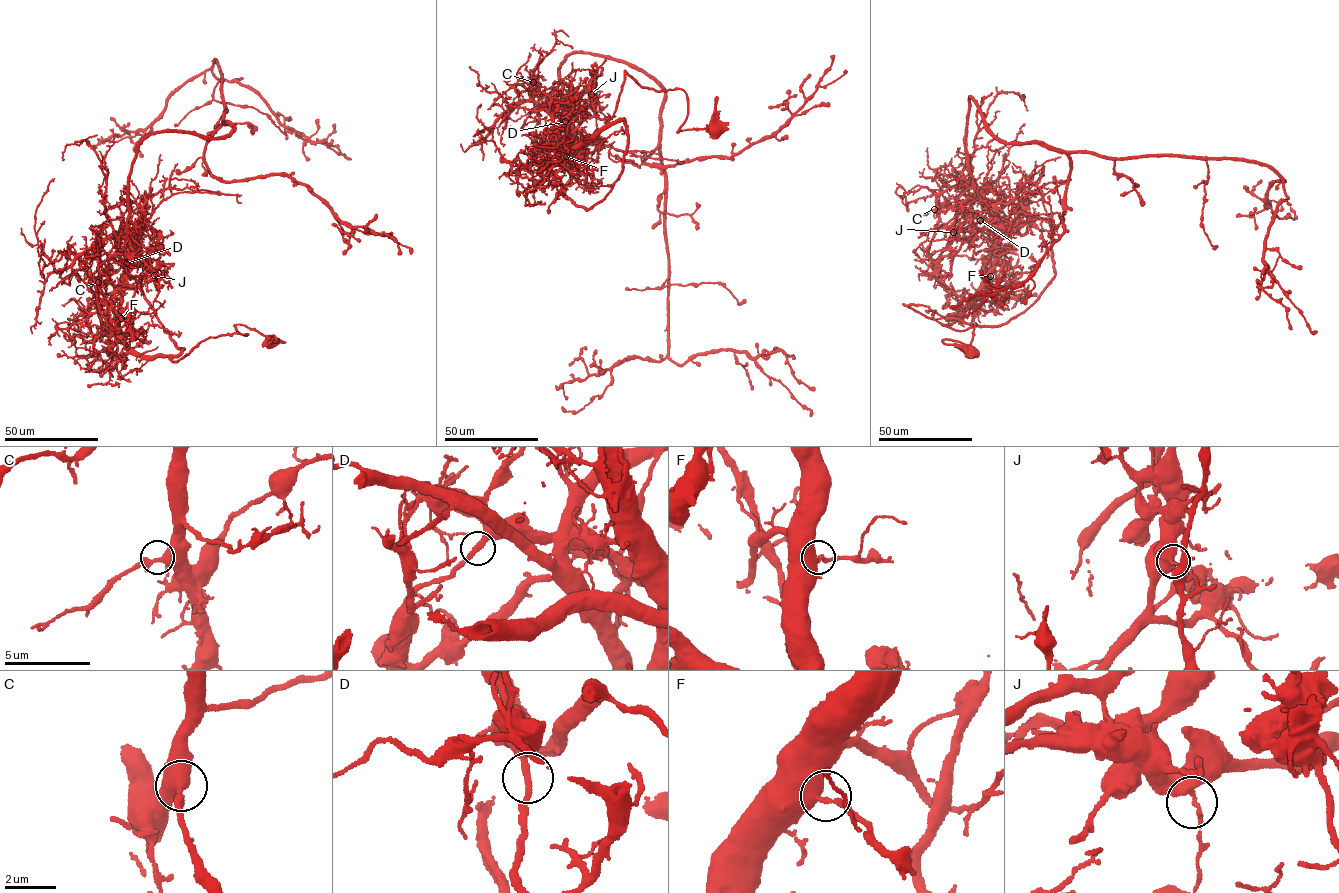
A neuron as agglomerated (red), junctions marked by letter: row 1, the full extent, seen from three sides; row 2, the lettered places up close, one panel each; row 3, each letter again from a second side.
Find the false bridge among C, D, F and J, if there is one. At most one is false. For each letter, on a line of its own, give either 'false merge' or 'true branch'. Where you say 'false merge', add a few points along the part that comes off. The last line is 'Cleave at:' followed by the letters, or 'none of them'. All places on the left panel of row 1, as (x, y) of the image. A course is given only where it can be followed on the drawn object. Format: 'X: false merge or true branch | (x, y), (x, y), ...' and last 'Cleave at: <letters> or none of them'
C: true branch
D: true branch
F: true branch
J: false merge | (154, 275), (132, 257), (123, 271), (120, 333), (138, 352), (175, 362), (246, 335), (238, 324), (277, 339)
Cleave at: J

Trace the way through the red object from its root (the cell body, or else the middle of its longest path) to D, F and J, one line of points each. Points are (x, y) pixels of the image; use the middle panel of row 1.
D: (715, 130), (677, 131), (688, 112), (685, 92), (644, 88), (625, 72), (613, 116), (564, 154), (565, 121)
F: (715, 130), (677, 131), (688, 112), (685, 92), (644, 88), (625, 72), (613, 116), (567, 150), (566, 156)
J: (715, 130), (677, 131), (685, 92), (644, 88), (625, 72), (613, 116), (564, 154), (570, 116), (591, 94)

